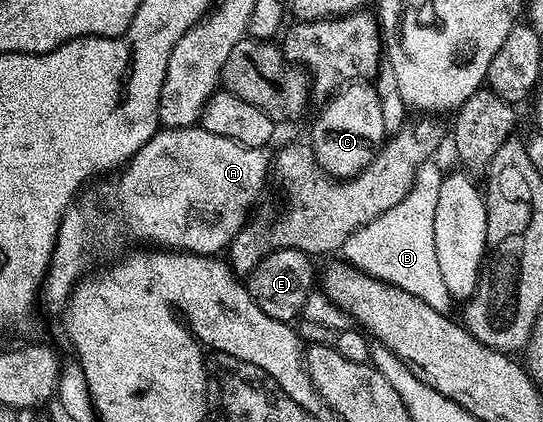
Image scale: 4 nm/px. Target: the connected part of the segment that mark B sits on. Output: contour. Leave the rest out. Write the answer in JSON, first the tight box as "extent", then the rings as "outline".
{"extent":[340,162,454,314],"outline":[[[429,162],[422,169],[422,210],[409,210],[407,203],[400,204],[398,208],[364,224],[358,231],[352,231],[340,250],[343,259],[361,272],[421,297],[428,306],[446,314],[452,310],[454,301],[439,271],[434,241],[434,213],[444,176],[434,165]]]}

